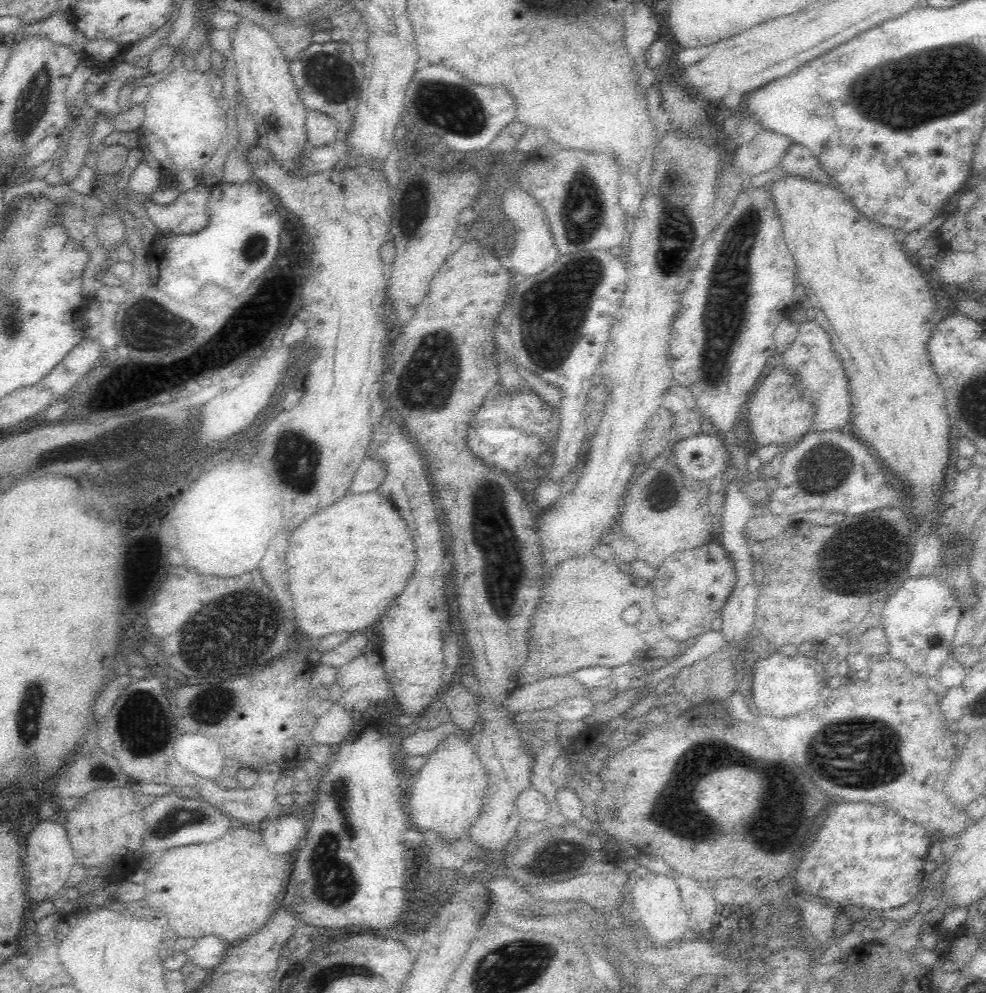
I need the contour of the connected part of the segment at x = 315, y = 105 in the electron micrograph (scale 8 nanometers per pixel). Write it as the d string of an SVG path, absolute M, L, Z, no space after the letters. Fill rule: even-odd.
M336 37L325 43L312 43L298 58L289 61L289 71L296 85L297 95L300 97L307 112L320 111L334 119L341 136L352 128L354 112L358 106L360 84L363 82L362 63L353 57L350 43Z

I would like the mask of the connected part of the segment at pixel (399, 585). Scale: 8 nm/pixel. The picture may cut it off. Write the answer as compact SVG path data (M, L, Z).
M378 492L348 494L332 506L316 512L292 532L288 546L286 566L290 574L290 592L294 598L296 622L310 636L326 636L334 632L354 634L354 630L370 626L402 592L416 564L414 542L406 530L406 522L398 516L398 510Z

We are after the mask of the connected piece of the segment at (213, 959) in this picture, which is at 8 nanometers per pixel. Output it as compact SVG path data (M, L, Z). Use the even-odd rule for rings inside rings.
M203 936L192 941L183 951L187 961L199 968L212 970L223 960L228 947L229 944L218 940L216 936Z

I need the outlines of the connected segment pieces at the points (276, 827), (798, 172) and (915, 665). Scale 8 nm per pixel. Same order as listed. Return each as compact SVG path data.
M282 815L261 827L264 844L270 852L290 855L299 848L306 832L305 819L302 815Z
M792 144L792 146L786 148L781 160L779 166L786 174L810 178L810 180L816 180L816 182L828 182L828 176L820 170L818 160L804 146Z
M928 574L926 578L908 578L886 600L879 623L884 626L888 636L890 656L904 662L916 674L934 676L941 668L942 660L948 656L948 650L953 647L962 610L956 605L950 590L941 578Z

